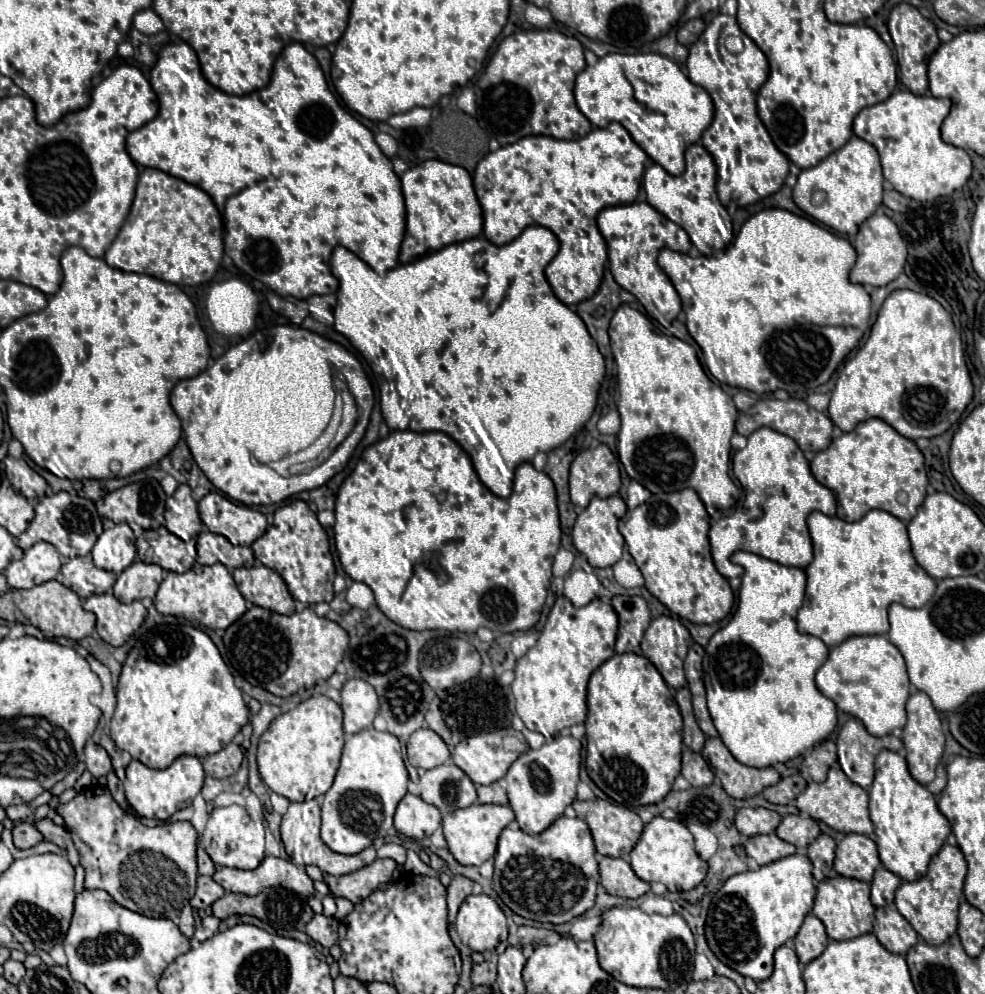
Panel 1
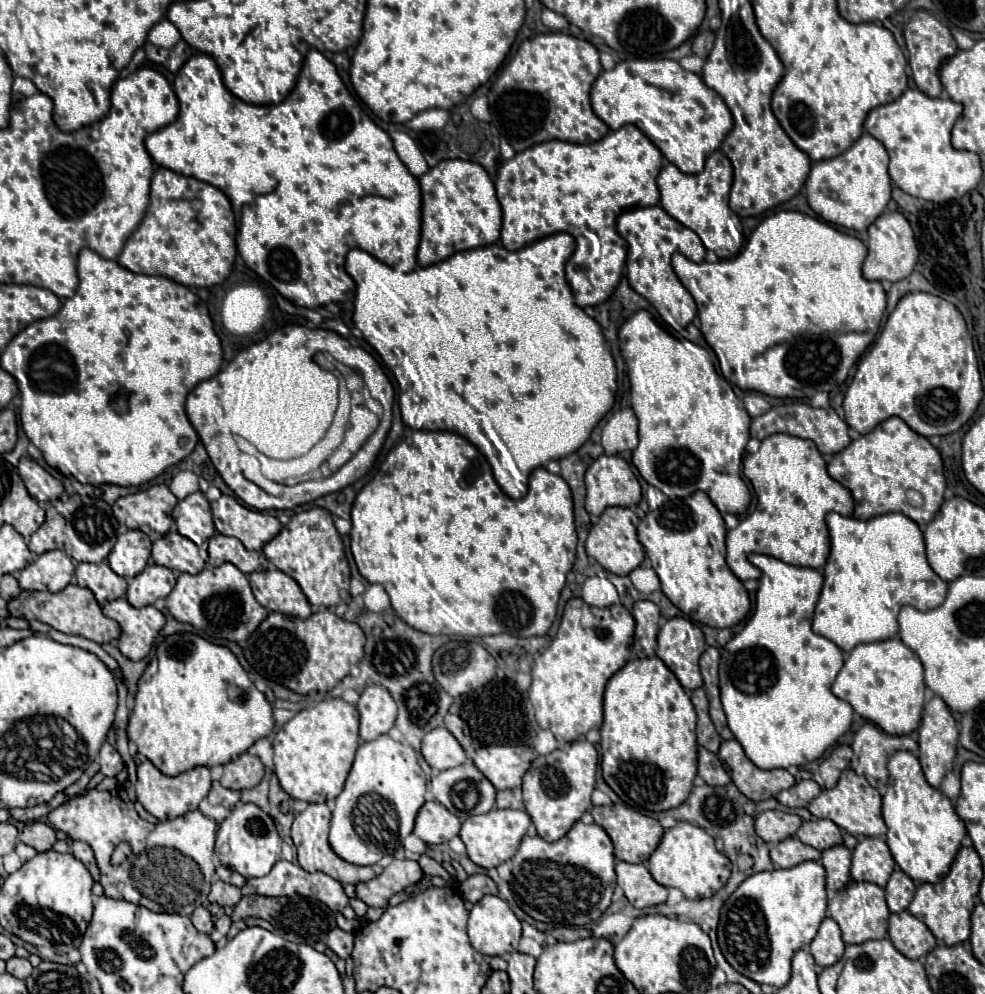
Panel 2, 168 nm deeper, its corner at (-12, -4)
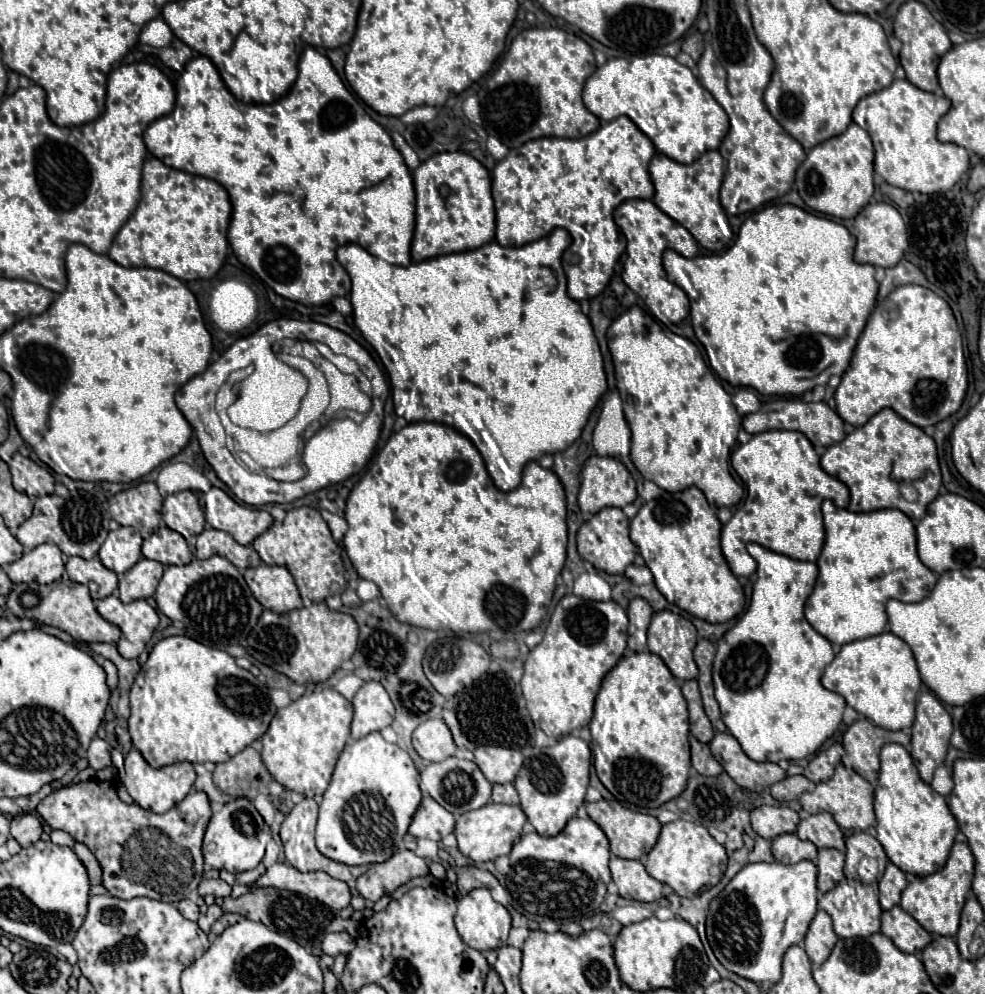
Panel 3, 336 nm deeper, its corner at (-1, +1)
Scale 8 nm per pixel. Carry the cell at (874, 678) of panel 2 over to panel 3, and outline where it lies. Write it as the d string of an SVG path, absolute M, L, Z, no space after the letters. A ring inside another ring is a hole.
M889 631L843 645L841 651L831 661L831 665L825 667L821 683L829 691L843 695L847 705L851 705L857 713L861 713L863 717L867 717L869 721L873 721L875 725L879 725L883 729L899 731L899 729L911 727L915 721L915 701L917 701L919 689L921 689L921 677L919 677L915 657L913 657L913 651L909 649L909 645L901 637L897 637Z

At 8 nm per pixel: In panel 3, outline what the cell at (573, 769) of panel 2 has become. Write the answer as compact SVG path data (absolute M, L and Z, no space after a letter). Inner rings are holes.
M567 735L553 747L533 747L531 755L525 759L517 779L515 789L521 797L521 809L525 811L529 823L543 837L553 837L563 831L567 821L577 815L579 805L585 801L585 791L589 785L591 749L581 737Z

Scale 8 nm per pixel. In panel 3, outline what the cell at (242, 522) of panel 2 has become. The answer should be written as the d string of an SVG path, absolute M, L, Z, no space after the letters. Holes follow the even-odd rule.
M211 487L211 491L203 495L203 511L213 529L231 533L239 545L251 545L253 539L265 533L273 523L267 511L245 507L217 487Z

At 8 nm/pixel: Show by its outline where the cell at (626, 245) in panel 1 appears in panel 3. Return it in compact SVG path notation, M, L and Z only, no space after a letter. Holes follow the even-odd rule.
M629 199L623 201L615 209L615 223L621 227L623 235L627 237L627 259L623 263L623 281L625 285L635 291L643 299L646 309L661 323L666 326L679 324L681 319L689 313L689 297L683 289L667 279L667 273L661 263L661 255L665 249L673 249L683 257L697 255L697 241L685 227L665 215L653 201L645 199Z

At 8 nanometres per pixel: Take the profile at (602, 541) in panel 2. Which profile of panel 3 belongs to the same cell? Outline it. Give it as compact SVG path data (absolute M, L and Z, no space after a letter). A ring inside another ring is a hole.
M605 507L599 513L595 513L577 531L577 551L595 569L605 571L609 575L621 575L627 569L627 565L633 563L637 555L637 547L629 539L629 519L625 517L625 513L617 507Z

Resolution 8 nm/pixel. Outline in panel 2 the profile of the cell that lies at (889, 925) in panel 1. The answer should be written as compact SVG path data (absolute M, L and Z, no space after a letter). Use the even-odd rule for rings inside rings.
M908 910L890 914L888 938L906 958L922 958L936 946L936 938L926 928L926 924L912 916Z

